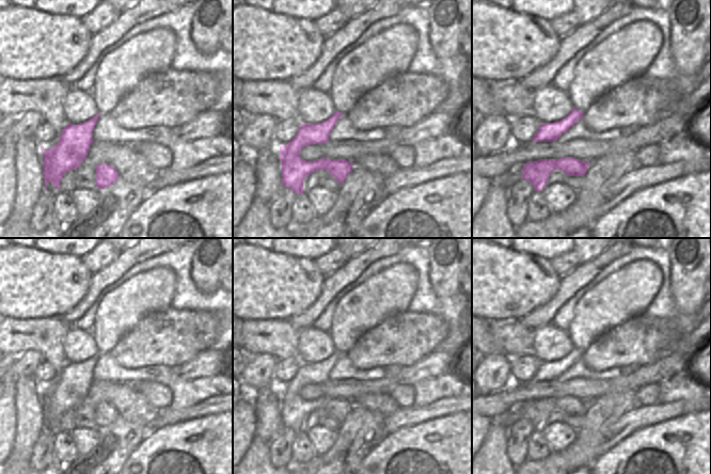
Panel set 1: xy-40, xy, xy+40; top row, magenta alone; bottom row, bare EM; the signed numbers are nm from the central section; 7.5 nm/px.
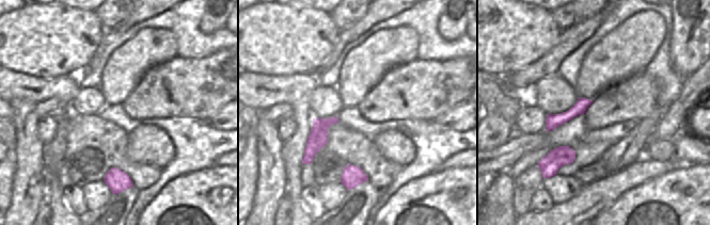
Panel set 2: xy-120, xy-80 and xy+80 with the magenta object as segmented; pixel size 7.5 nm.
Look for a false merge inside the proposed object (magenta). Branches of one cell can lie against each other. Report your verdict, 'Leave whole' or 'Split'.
Leave whole.

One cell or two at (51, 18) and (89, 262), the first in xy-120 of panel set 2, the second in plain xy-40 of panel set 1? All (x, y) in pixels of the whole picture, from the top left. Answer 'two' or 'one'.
two

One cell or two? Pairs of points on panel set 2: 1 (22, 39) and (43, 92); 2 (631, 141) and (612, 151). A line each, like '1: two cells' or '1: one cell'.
1: two cells
2: one cell

